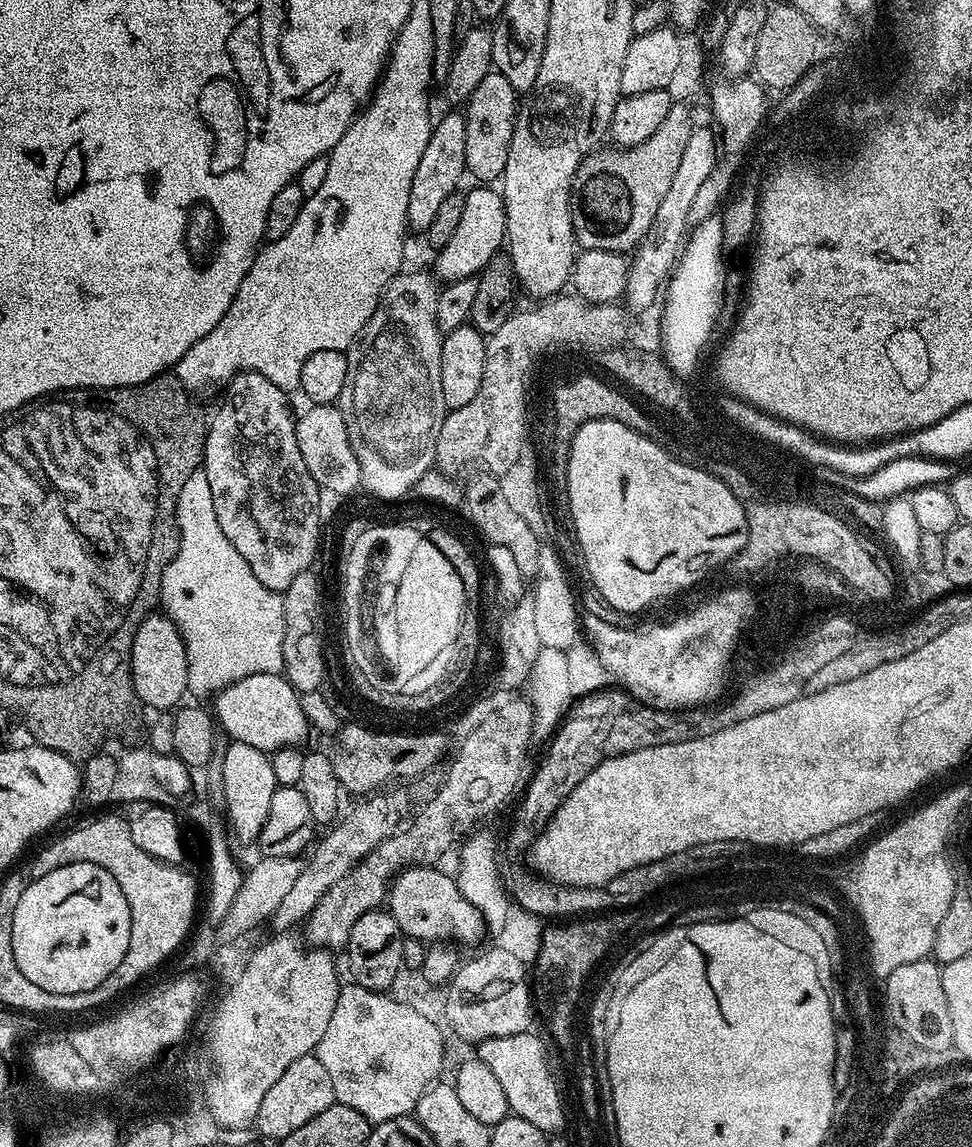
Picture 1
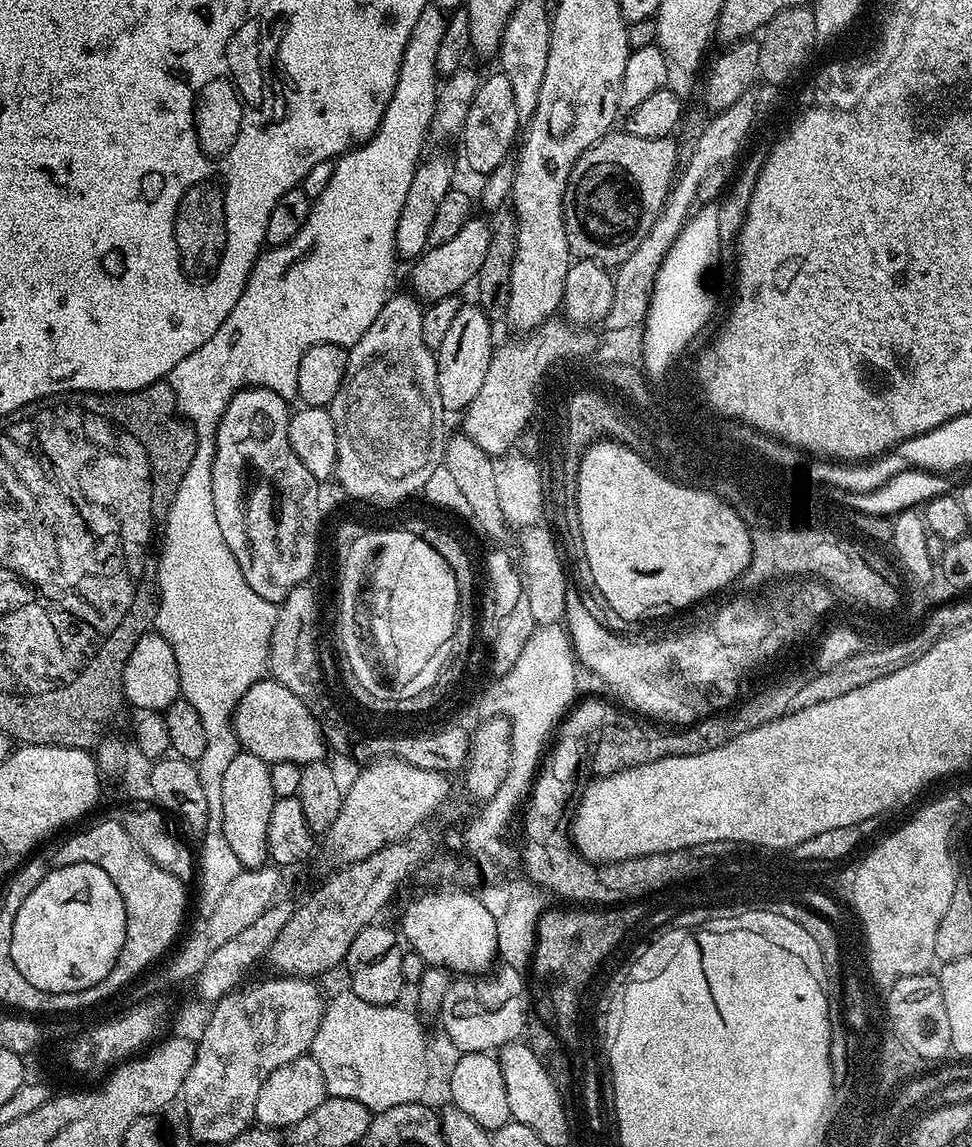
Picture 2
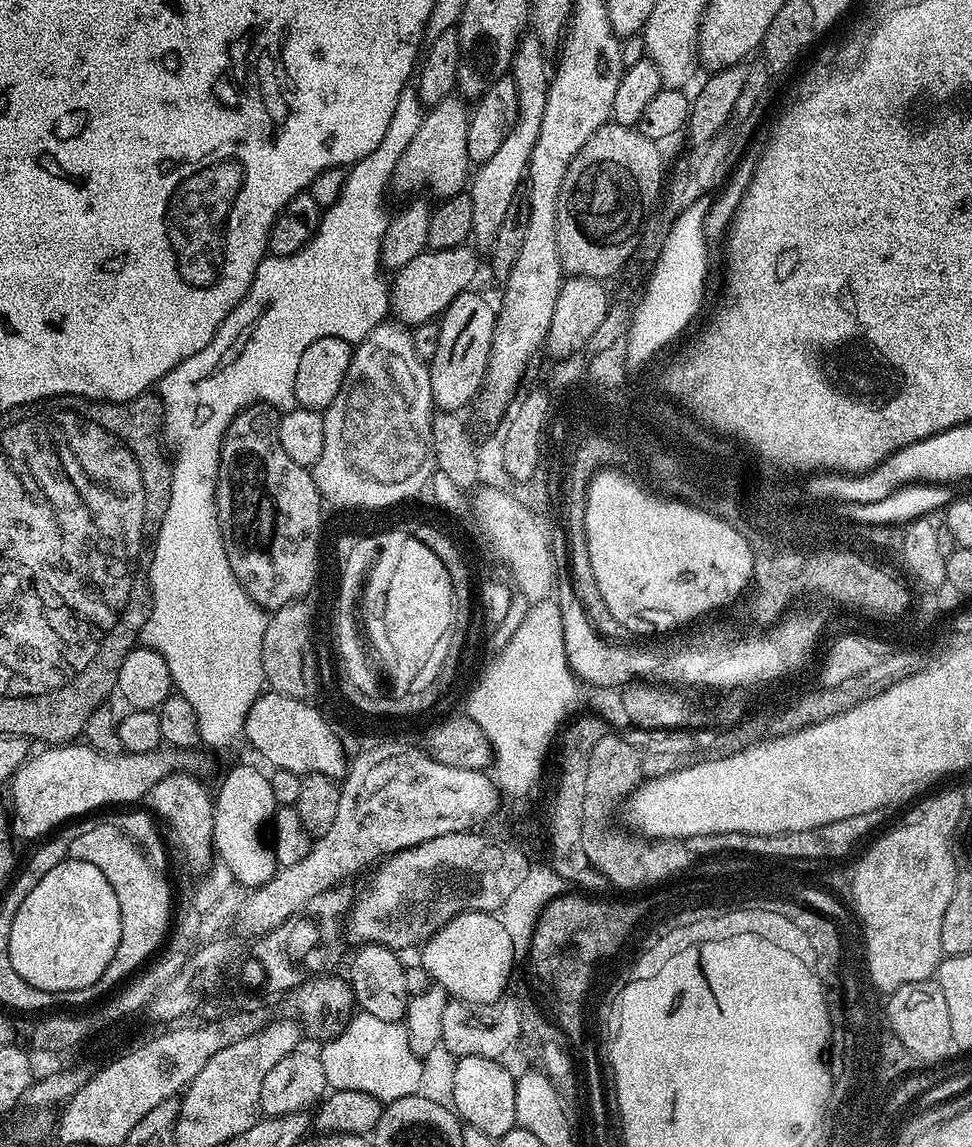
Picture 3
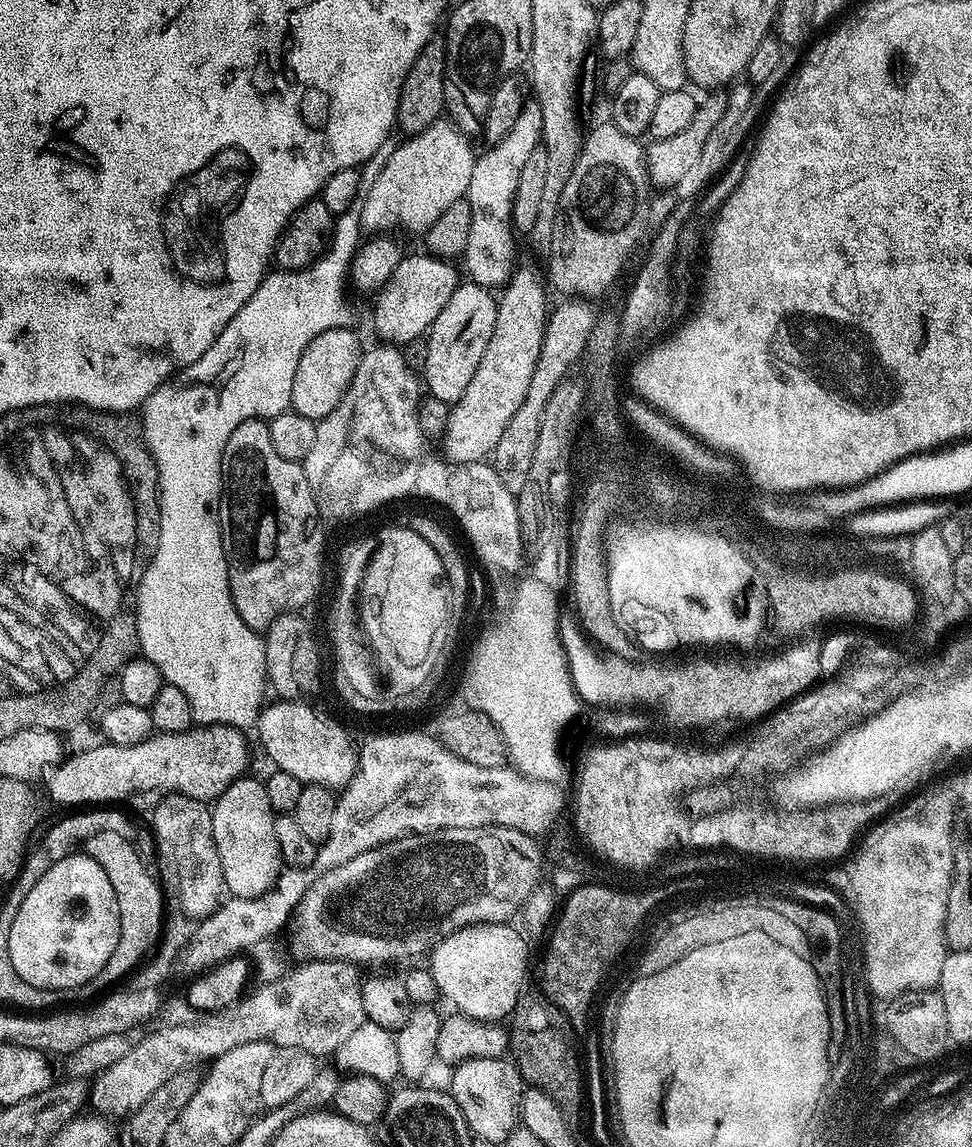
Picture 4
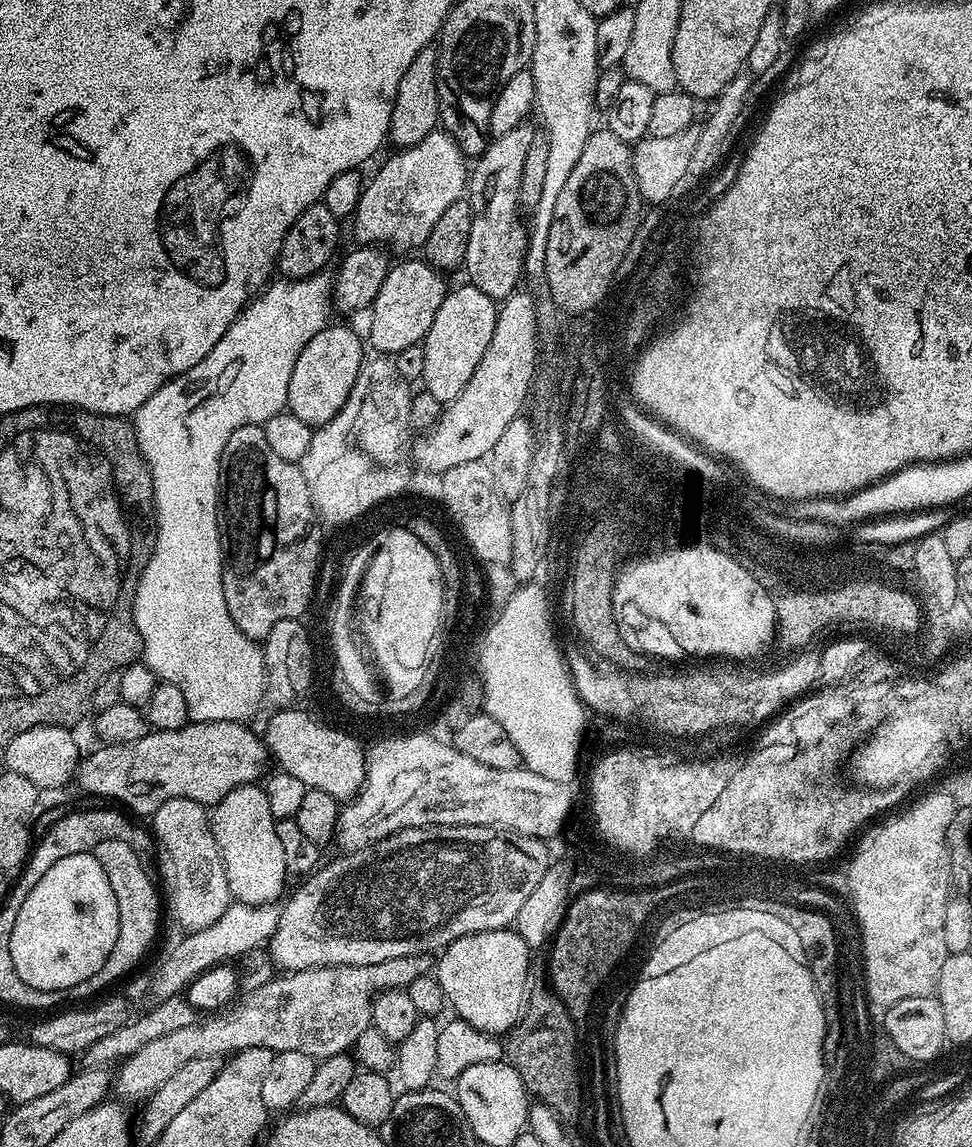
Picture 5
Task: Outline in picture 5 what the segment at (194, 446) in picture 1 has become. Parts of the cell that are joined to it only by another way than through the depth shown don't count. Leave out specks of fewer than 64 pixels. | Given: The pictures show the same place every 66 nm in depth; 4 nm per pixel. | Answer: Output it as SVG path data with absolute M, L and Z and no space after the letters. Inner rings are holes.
M37 406L36 416L40 416L44 432L56 432L56 436L68 436L68 440L76 440L76 448L80 448L80 452L88 452L92 460L100 460L100 464L108 468L108 484L112 484L112 496L116 496L116 512L120 512L120 524L124 524L124 536L128 536L128 548L124 548L124 564L120 564L120 596L116 596L116 608L125 608L131 612L133 604L136 603L136 588L140 584L140 575L144 573L144 565L152 554L154 543L152 476L148 472L148 463L144 461L144 455L136 445L133 425L127 419L118 416L98 416L94 412L61 410L56 406Z

